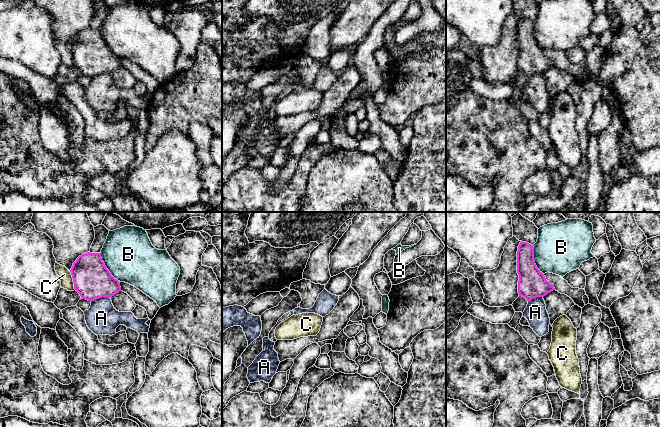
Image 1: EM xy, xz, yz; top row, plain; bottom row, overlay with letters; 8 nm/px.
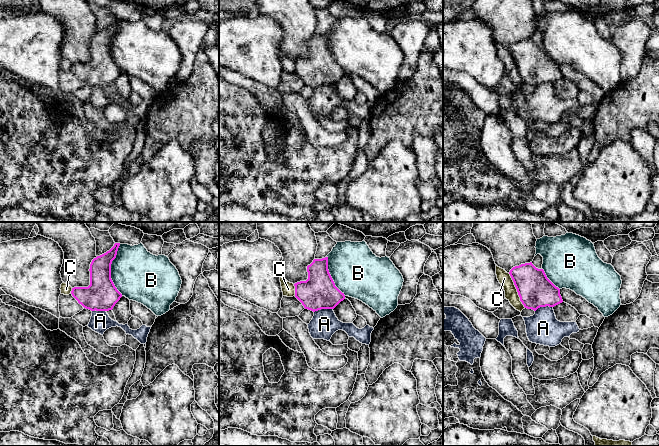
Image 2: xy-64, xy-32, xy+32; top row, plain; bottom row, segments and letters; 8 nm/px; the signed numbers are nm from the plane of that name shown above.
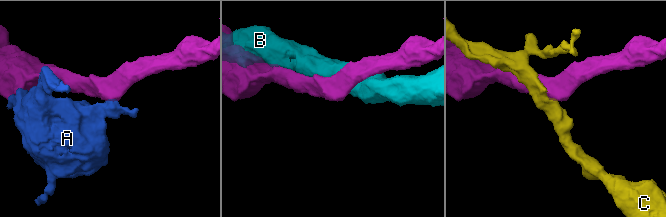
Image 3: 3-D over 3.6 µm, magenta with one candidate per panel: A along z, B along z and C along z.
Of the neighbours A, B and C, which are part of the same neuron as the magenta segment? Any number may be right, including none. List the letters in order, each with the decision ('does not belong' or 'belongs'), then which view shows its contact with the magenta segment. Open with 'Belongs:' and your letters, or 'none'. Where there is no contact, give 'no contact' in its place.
Belongs: none
A: does not belong; meets magenta in xy
B: does not belong; meets magenta in yz
C: does not belong; meets magenta in xy

